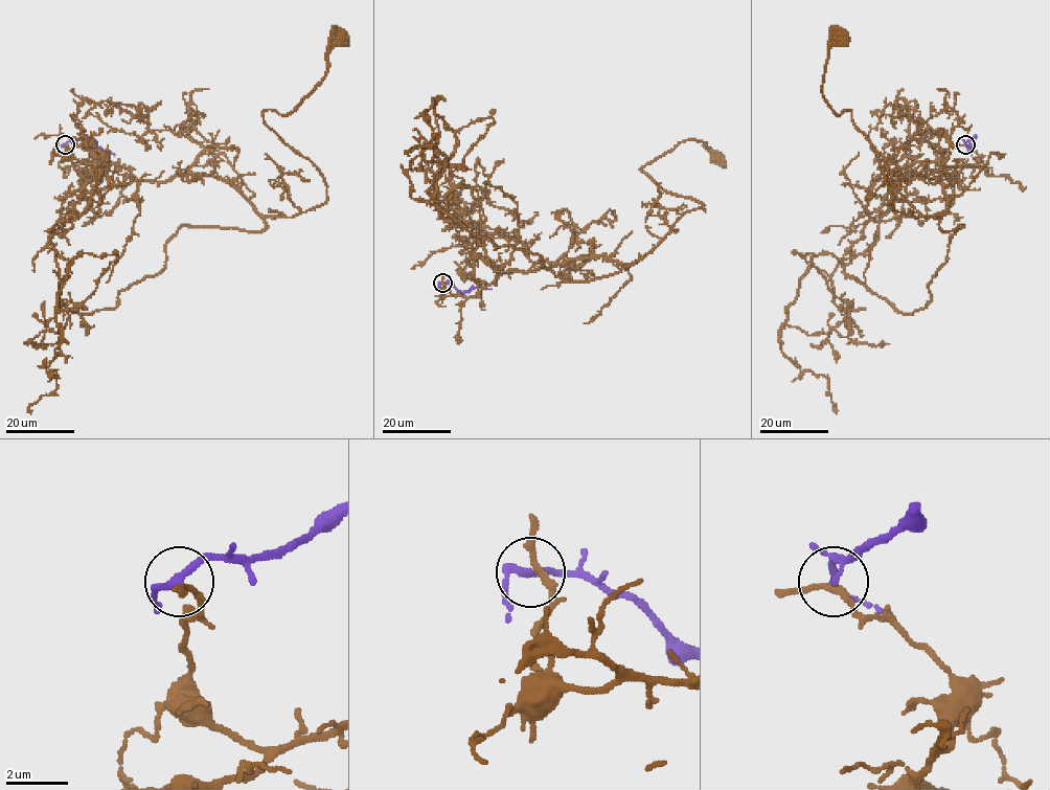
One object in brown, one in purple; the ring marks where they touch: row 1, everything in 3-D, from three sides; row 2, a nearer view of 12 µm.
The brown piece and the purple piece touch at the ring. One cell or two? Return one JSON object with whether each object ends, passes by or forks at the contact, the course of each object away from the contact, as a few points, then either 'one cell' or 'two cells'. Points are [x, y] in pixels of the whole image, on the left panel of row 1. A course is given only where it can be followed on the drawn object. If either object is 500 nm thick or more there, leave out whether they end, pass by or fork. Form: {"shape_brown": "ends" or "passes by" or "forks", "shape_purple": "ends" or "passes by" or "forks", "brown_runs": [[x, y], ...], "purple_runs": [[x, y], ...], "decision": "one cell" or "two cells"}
{"shape_brown": "passes by", "shape_purple": "passes by", "brown_runs": [[65, 144], [137, 179], [220, 176], [265, 216], [321, 205], [322, 175], [263, 112], [298, 106], [341, 38]], "purple_runs": [[65, 143], [91, 137], [115, 156]], "decision": "two cells"}

